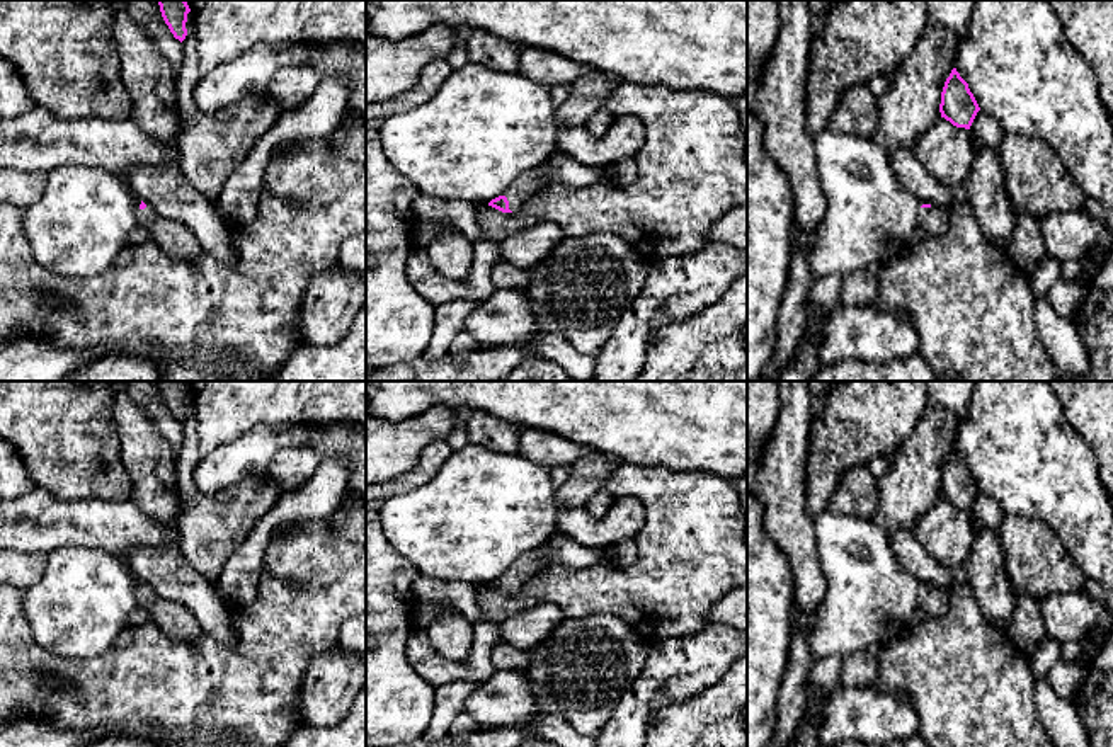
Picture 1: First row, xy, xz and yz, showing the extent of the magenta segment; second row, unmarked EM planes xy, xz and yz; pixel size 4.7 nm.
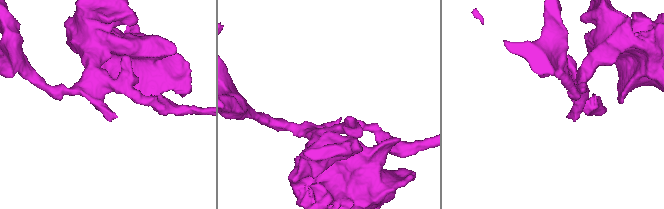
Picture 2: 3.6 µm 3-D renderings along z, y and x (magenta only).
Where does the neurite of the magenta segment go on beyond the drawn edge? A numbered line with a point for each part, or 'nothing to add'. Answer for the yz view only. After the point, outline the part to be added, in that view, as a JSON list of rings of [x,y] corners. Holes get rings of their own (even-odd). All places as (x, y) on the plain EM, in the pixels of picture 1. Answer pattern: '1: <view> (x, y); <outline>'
1: yz (933, 601); [[[921,589],[919,609],[922,609],[929,619],[938,619],[948,611],[948,589]]]

